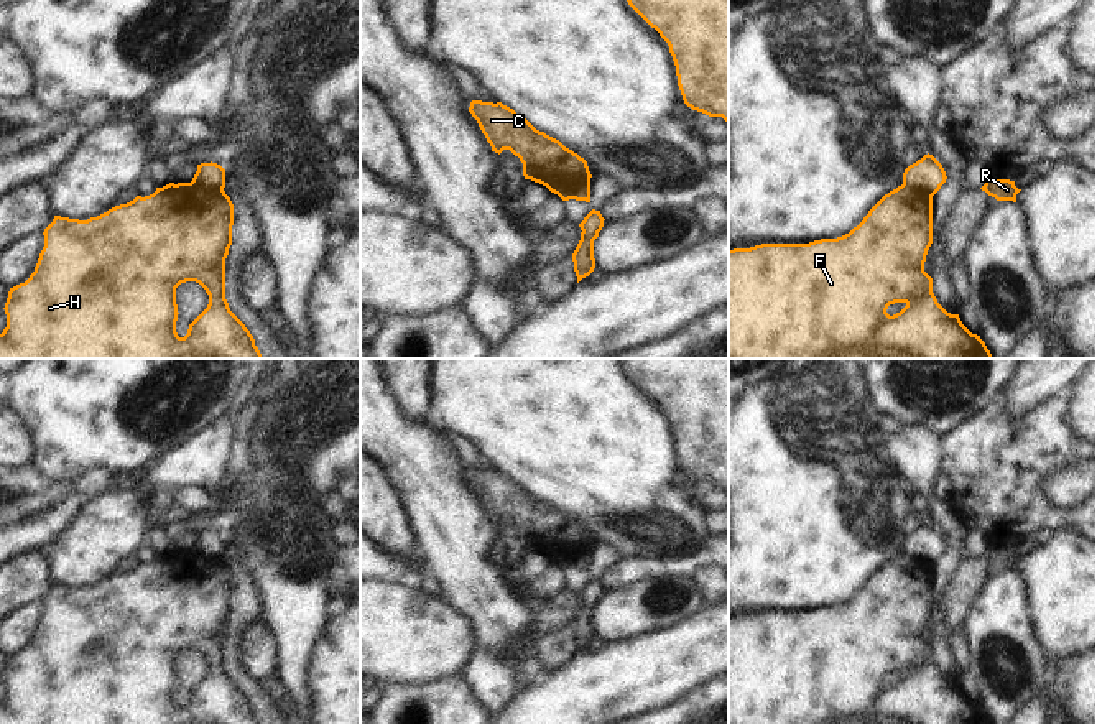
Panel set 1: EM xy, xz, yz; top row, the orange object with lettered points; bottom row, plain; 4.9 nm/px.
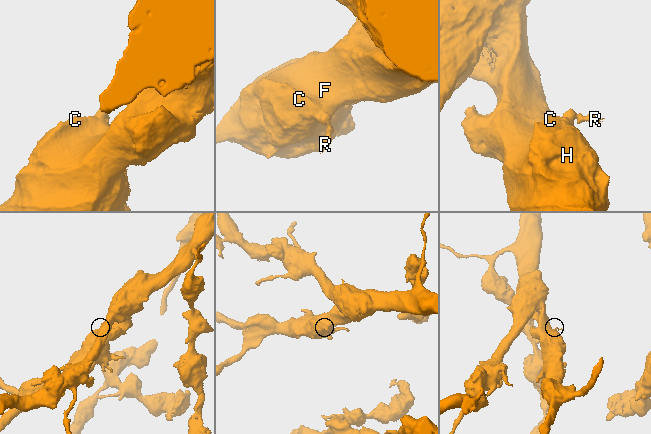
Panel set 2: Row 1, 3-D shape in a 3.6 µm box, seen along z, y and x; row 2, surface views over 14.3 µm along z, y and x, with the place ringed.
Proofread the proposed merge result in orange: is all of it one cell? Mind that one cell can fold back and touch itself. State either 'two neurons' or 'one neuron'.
two neurons

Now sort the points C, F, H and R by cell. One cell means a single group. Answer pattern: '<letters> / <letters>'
C F H / R

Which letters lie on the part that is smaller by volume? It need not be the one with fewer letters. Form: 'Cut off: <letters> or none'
Cut off: R

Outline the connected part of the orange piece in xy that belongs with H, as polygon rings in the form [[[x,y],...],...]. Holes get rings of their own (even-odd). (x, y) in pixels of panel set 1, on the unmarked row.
[[[169,551],[150,564],[137,564],[127,573],[115,574],[107,581],[87,589],[54,584],[44,597],[44,615],[39,622],[35,640],[25,652],[8,660],[5,671],[7,696],[0,703],[0,724],[262,724],[255,708],[245,693],[230,680],[225,668],[225,627],[232,614],[234,573],[225,559],[209,559],[194,551]],[[196,650],[209,663],[207,676],[189,693],[187,703],[176,701],[178,673],[176,657],[181,652]]]

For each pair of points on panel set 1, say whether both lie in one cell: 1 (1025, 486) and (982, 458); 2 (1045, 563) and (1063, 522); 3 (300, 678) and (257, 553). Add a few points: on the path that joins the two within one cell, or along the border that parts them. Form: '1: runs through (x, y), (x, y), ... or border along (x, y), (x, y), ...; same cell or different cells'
1: runs through (1015, 486), (992, 463); same cell
2: border along (1055, 530), (1076, 530), (1079, 533); different cells
3: runs through (298, 647), (298, 598), (288, 584); same cell

